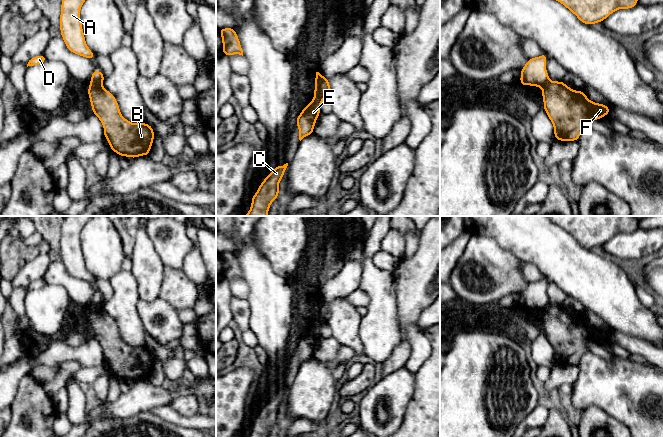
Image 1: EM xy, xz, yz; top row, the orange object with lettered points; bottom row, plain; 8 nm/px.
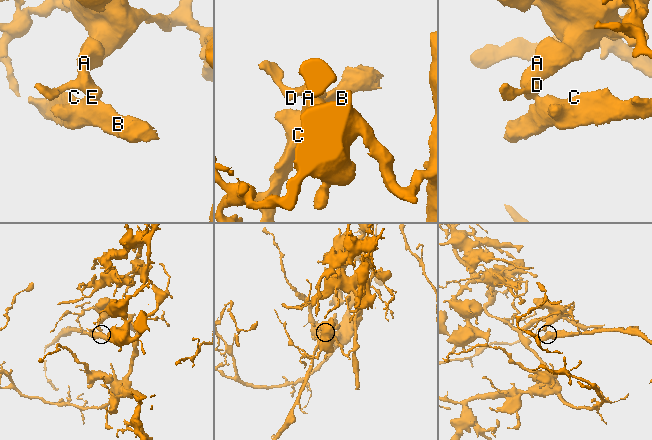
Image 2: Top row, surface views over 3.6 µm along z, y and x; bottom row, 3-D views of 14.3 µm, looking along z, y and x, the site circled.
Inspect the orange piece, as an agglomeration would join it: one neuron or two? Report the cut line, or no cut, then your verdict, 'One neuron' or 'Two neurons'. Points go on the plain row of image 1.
Split along xy (100, 307), (90, 308). Two neurons

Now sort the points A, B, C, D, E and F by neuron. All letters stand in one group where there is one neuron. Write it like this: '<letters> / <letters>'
A D / B C E F

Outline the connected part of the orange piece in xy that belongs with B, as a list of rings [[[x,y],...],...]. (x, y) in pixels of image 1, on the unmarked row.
[[[91,307],[88,320],[94,337],[104,352],[111,375],[119,380],[148,380],[154,365],[154,353],[148,347],[132,347],[120,336],[115,320],[100,307]]]

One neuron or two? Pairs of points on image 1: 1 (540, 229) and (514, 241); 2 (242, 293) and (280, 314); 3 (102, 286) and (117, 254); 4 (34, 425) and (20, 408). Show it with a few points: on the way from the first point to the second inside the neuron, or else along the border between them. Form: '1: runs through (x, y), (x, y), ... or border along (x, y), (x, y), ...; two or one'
1: runs through (534, 233), (522, 233), (520, 235); one
2: border along (243, 279), (249, 289), (247, 298); two
3: border along (108, 279), (96, 280); two
4: runs through (31, 421), (24, 412); one

